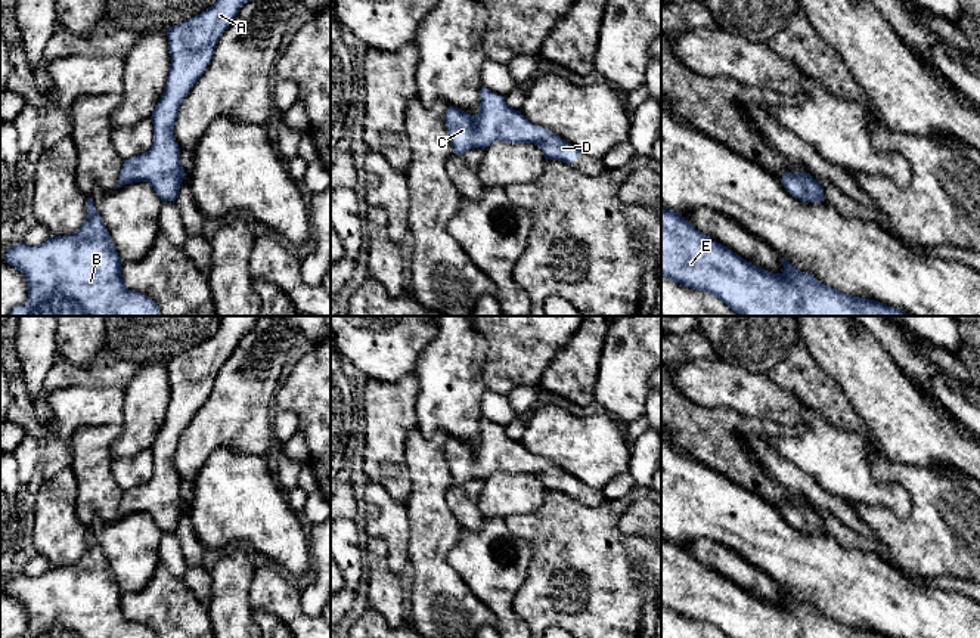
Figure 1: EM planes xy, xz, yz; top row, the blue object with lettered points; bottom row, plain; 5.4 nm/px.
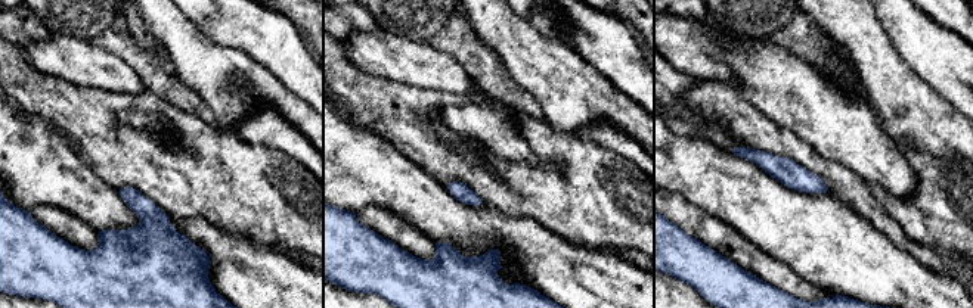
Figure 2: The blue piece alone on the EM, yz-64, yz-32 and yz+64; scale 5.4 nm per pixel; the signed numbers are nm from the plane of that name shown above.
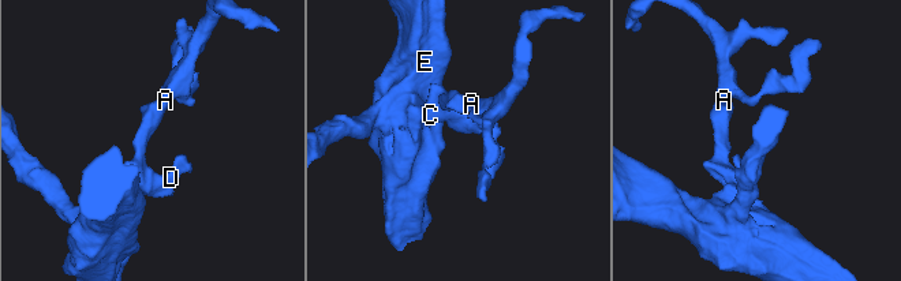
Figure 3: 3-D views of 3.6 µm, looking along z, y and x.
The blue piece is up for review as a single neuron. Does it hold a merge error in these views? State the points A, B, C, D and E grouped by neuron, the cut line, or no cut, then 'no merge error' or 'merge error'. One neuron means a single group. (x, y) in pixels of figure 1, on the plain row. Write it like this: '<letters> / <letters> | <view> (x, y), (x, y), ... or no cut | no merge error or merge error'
A B C D E | no cut | no merge error

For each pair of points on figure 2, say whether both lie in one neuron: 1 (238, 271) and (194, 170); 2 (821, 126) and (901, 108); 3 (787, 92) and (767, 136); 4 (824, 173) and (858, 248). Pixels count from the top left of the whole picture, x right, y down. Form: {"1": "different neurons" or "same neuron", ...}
{"1": "different neurons", "2": "different neurons", "3": "different neurons", "4": "different neurons"}

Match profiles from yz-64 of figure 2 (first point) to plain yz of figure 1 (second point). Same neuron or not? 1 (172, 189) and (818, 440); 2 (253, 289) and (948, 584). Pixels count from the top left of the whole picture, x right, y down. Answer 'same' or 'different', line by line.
1: different
2: different

